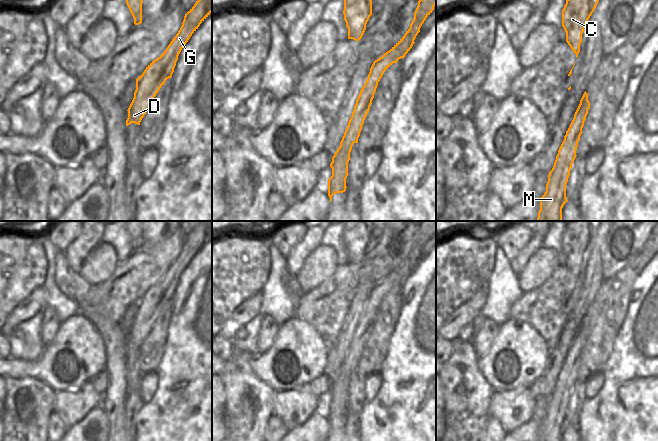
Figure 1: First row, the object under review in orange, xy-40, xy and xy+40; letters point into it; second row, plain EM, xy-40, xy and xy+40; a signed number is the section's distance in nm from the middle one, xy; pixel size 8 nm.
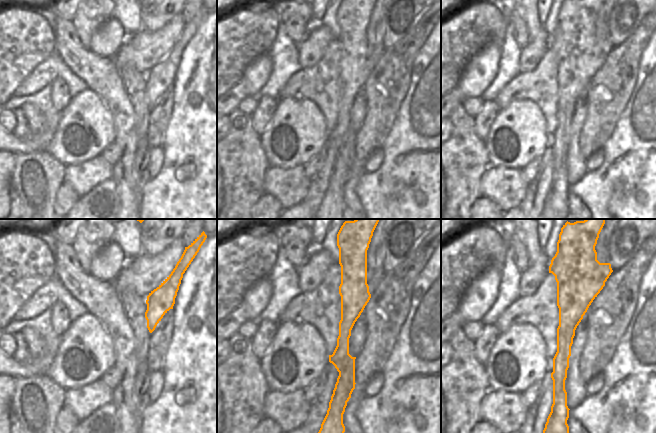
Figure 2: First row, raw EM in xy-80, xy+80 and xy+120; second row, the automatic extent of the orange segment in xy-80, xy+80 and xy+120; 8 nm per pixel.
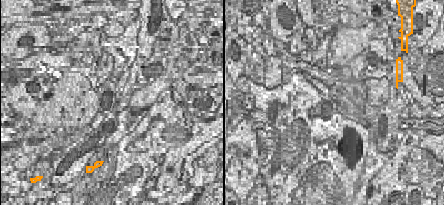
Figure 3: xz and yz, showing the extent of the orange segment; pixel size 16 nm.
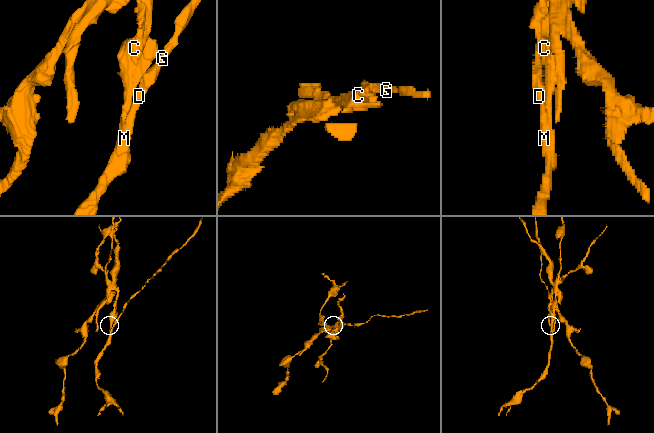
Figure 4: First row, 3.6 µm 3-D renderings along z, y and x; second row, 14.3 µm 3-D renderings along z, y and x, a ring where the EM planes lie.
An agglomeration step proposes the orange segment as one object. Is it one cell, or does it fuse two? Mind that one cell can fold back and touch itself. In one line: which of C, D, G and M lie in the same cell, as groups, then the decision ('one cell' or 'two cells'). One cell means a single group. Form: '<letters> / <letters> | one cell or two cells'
C M / D G | two cells

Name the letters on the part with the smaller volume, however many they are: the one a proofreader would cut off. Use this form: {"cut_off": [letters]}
{"cut_off": ["D", "G"]}

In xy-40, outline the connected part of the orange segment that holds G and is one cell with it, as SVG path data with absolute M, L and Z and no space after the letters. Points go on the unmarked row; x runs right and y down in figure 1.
M200 221L185 238L182 250L166 274L152 285L136 303L134 322L128 332L126 350L140 346L152 328L152 324L172 301L178 280L192 258L212 236L212 221Z

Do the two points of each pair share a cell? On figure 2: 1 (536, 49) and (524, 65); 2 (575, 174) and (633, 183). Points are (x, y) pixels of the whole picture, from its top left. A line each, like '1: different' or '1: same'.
1: same
2: different

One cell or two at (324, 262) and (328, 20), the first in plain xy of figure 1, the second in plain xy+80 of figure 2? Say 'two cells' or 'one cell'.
two cells

